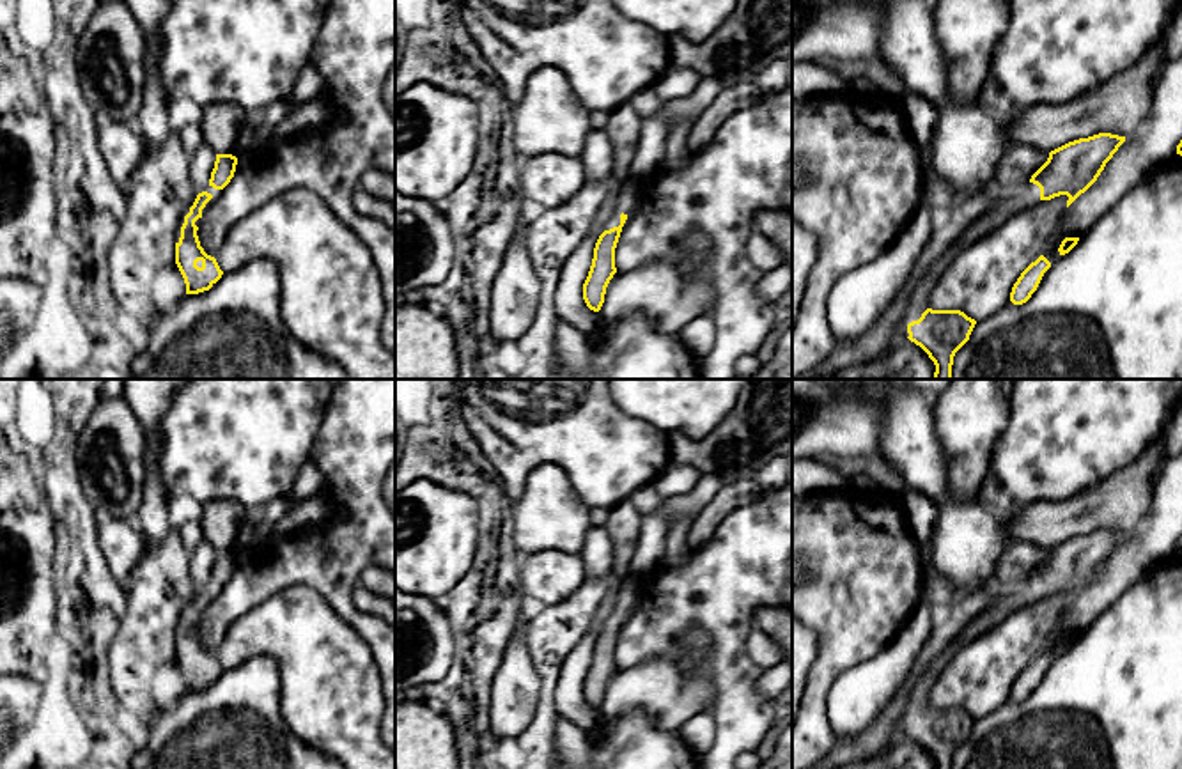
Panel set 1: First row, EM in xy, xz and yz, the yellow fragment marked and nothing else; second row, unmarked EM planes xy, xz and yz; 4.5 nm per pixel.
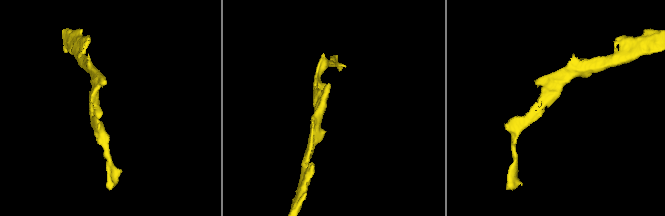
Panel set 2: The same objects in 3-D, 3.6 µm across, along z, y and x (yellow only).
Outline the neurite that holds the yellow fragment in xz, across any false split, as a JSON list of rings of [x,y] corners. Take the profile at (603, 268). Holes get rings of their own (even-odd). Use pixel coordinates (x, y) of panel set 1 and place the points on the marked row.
[[[631,177],[620,183],[615,209],[604,225],[604,232],[599,236],[588,276],[583,284],[583,299],[587,307],[599,312],[604,303],[604,294],[610,280],[617,273],[615,248],[627,216],[638,204],[640,190]]]

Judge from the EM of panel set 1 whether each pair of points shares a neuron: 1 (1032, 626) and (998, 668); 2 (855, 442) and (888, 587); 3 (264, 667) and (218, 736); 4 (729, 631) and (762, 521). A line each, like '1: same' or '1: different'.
1: same
2: different
3: same
4: same

